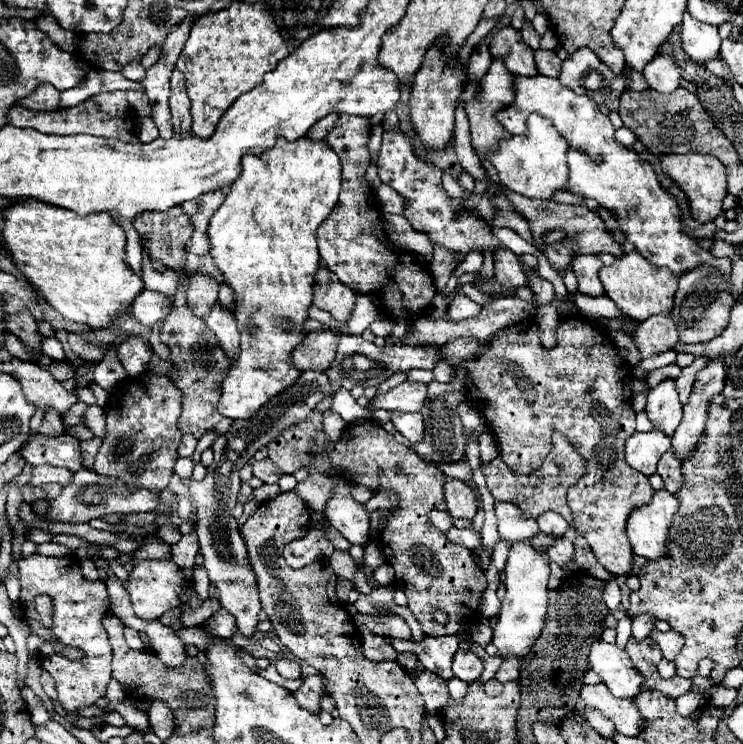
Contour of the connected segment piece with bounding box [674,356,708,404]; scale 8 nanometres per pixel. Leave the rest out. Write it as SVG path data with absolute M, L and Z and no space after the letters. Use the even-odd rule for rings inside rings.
M696 356L694 362L692 362L690 366L686 366L686 368L682 368L682 372L678 374L678 378L674 380L682 404L688 402L688 396L690 396L690 392L692 392L692 384L694 384L694 376L696 376L696 372L698 372L700 368L704 368L706 362L708 362L706 356Z

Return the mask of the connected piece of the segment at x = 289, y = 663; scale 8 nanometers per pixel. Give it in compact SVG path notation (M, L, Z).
M278 660L276 662L276 670L278 670L278 674L280 676L284 676L284 678L290 678L290 680L294 680L294 678L302 678L302 674L300 674L300 664L296 662L296 660Z

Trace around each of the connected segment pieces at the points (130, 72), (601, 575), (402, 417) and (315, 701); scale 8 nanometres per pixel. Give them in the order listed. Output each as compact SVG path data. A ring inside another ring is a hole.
M132 62L132 64L126 64L120 72L122 72L124 78L134 80L134 82L140 82L140 80L144 80L144 70L146 68L140 62Z
M582 534L576 536L576 564L580 570L596 576L602 582L610 582L610 572L596 560L594 552L590 550L590 546L586 544L586 540L582 538Z
M392 412L390 414L390 422L394 424L394 428L410 440L410 444L420 442L420 436L424 434L424 422L420 412L416 414L406 414L406 412Z
M316 674L316 676L304 678L304 684L294 694L294 698L296 698L296 702L298 702L300 708L304 708L304 710L308 710L312 714L318 714L320 712L320 698L324 694L326 694L324 678L320 674Z

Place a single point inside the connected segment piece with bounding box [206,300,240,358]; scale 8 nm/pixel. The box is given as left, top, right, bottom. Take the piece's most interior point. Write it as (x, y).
(221, 321)

